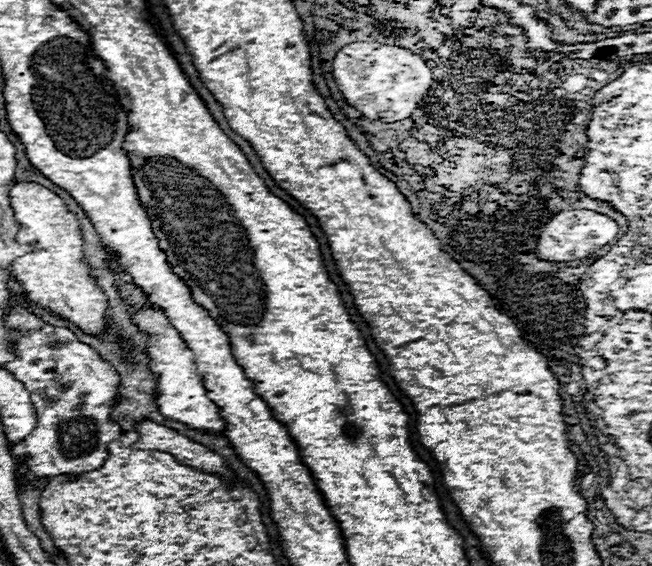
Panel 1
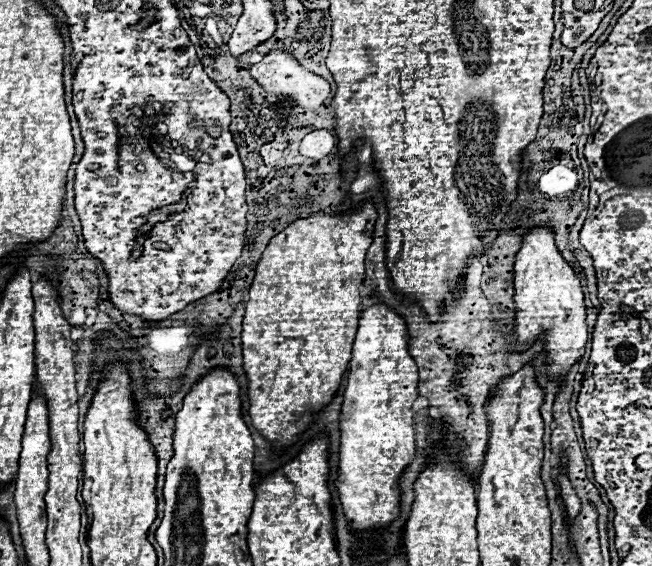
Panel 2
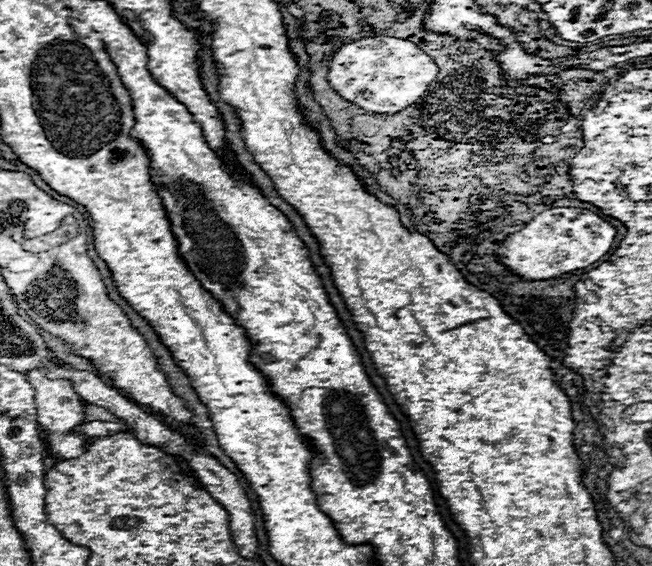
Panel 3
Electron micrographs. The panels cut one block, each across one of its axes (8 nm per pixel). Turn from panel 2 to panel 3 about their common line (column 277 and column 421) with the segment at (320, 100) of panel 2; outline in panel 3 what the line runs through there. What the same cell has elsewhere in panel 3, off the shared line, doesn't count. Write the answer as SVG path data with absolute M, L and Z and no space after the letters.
M372 36L344 44L330 64L328 82L348 102L374 112L394 114L414 104L438 76L438 66L416 44L394 36Z

